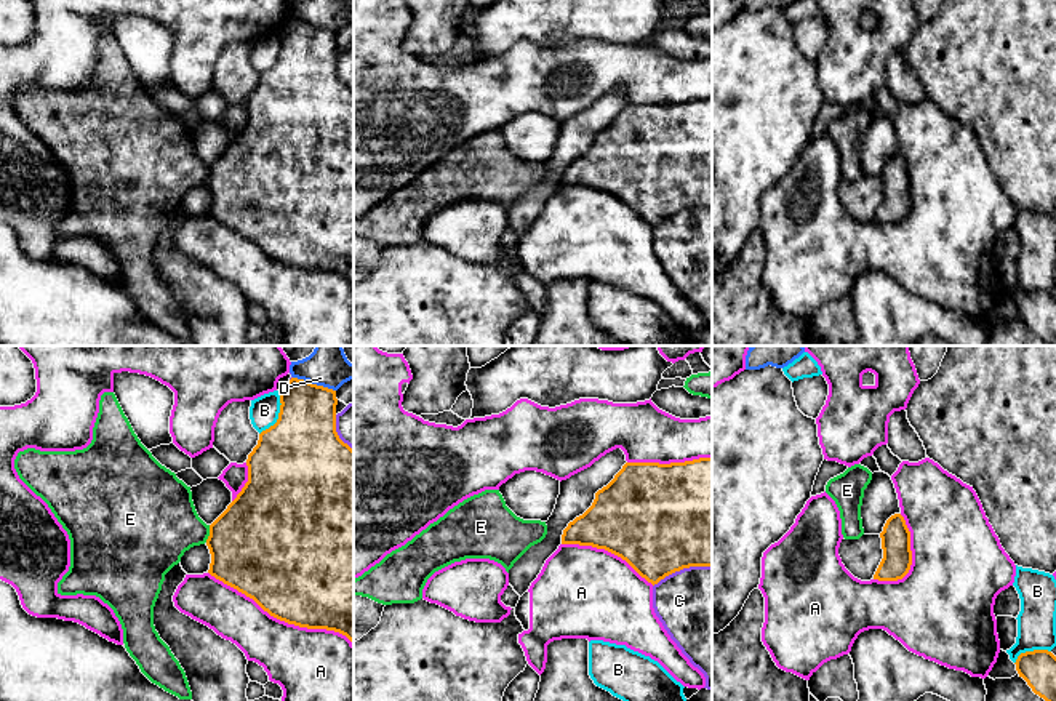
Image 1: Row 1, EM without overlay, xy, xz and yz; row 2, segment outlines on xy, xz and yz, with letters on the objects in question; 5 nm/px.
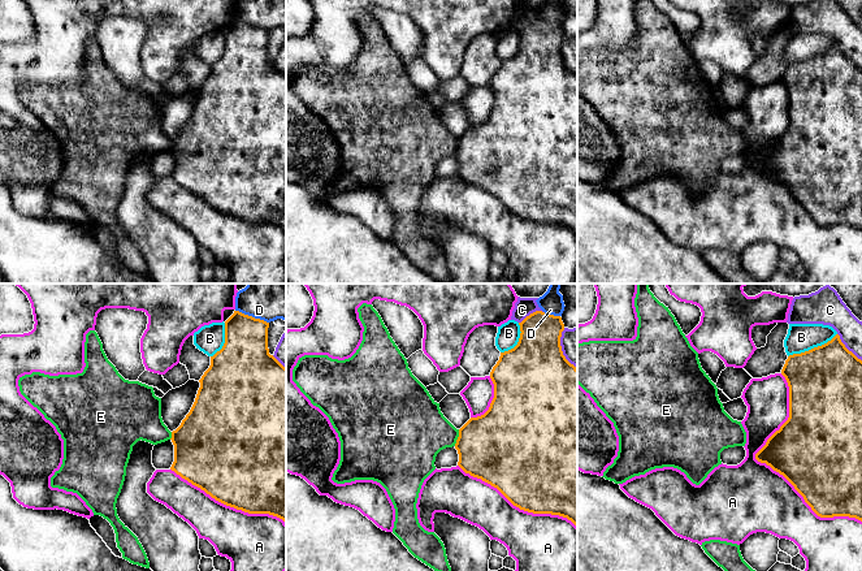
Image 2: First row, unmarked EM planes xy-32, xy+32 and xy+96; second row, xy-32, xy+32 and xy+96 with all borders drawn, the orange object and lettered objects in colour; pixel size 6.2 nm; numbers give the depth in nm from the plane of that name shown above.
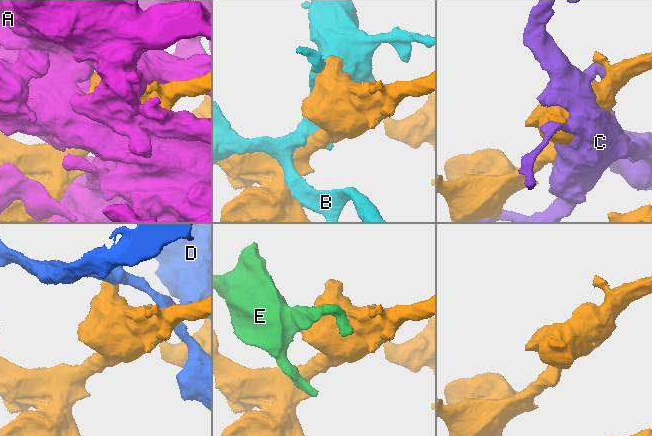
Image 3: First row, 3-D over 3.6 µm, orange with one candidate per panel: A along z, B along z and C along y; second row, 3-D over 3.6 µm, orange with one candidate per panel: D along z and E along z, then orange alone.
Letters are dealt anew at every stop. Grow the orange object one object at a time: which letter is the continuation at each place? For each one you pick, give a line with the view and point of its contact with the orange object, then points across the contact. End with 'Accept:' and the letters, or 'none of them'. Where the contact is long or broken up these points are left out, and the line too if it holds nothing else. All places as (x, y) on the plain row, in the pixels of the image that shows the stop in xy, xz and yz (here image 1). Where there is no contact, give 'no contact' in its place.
Accept: none of them

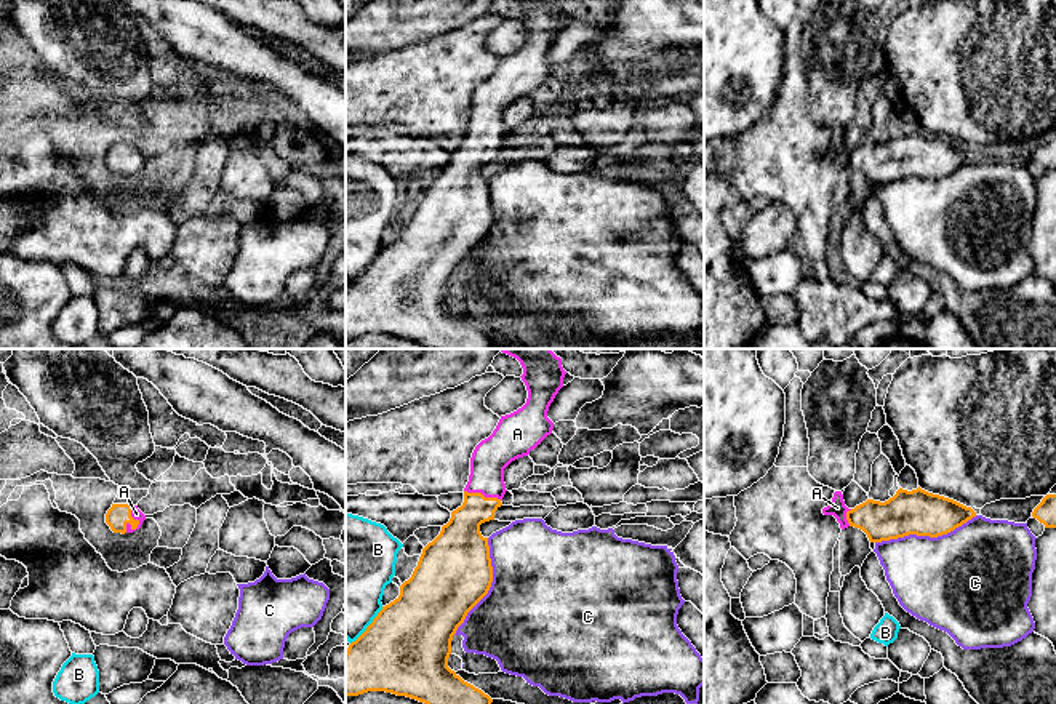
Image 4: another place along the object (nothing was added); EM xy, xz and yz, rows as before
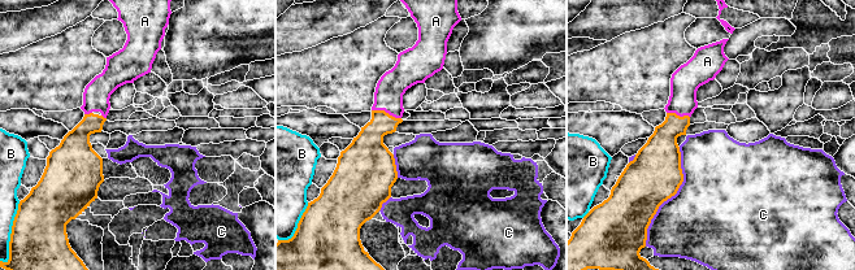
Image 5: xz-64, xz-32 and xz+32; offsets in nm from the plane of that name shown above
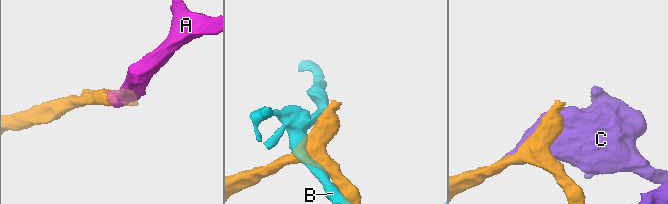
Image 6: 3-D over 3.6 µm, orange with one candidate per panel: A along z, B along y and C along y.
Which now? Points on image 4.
A: meets orange in xy at (138, 165); runs through xy (117, 159), (138, 165), (136, 156)
Accept: A

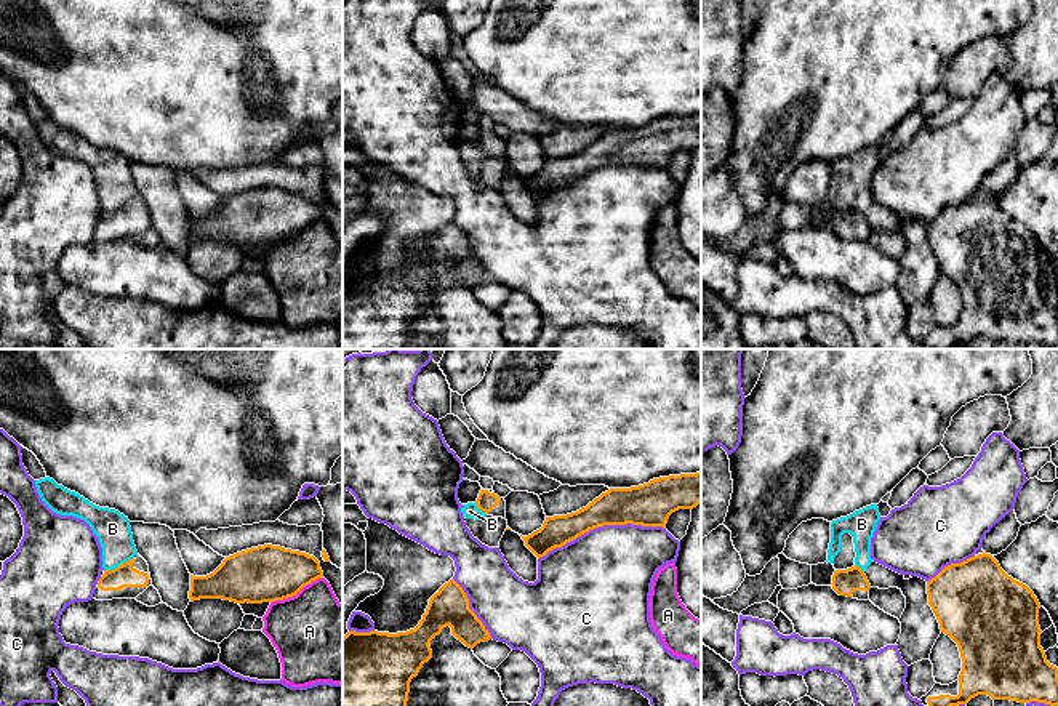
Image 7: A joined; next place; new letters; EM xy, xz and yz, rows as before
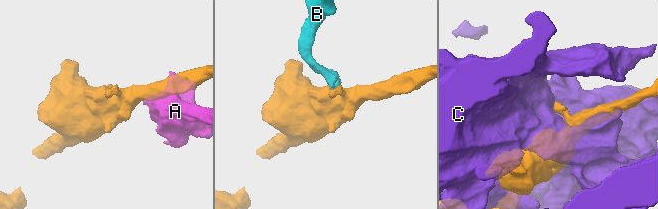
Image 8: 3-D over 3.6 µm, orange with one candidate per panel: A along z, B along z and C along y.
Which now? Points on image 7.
Accept: none of them

